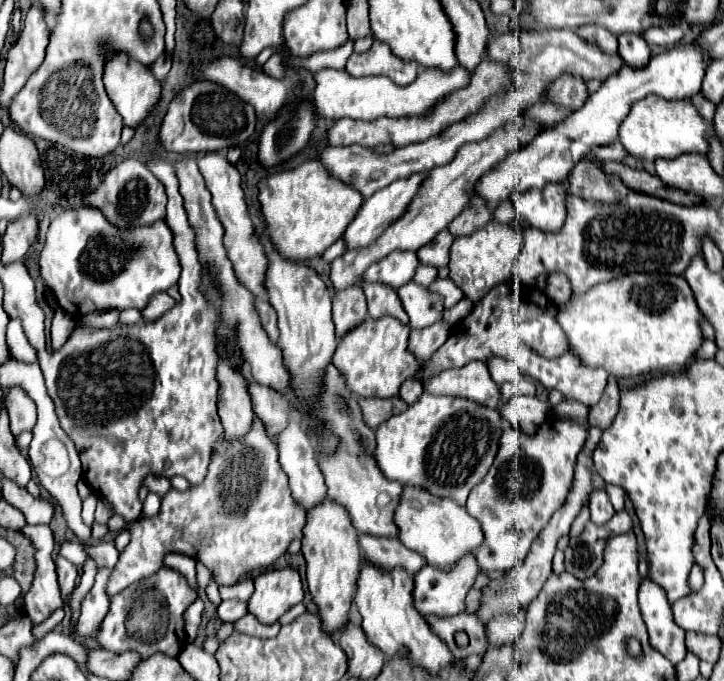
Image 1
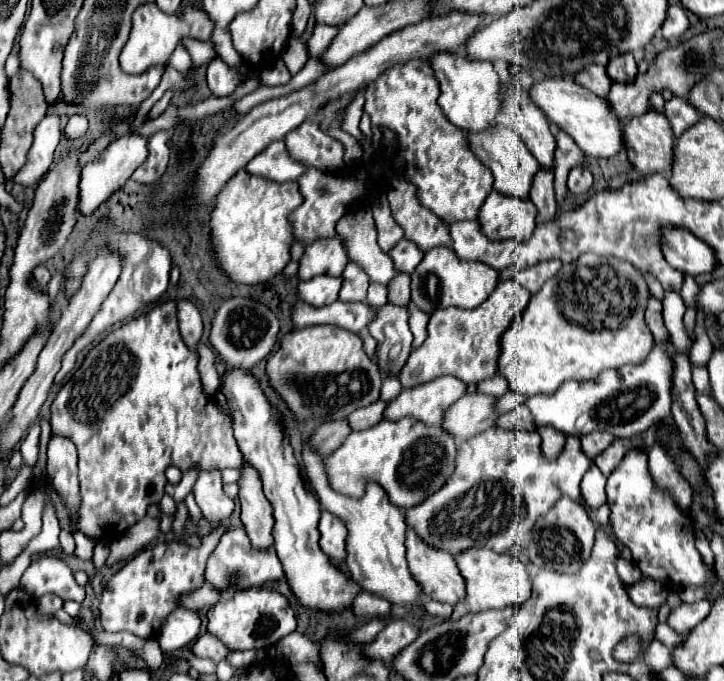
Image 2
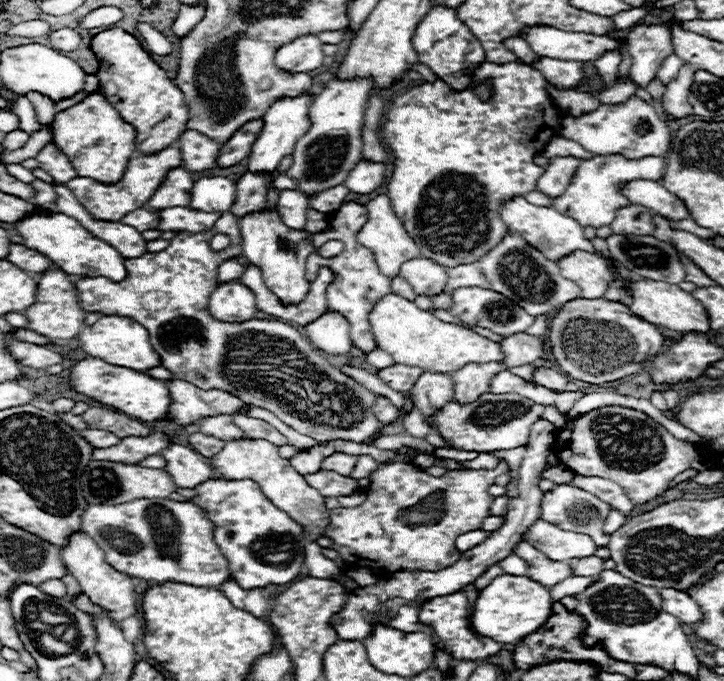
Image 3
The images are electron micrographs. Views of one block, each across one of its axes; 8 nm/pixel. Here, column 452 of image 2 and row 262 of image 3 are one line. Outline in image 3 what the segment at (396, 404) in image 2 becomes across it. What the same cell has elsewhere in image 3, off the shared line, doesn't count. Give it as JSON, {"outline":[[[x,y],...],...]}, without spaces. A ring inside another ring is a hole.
{"outline":[[[378,194],[370,202],[366,202],[366,210],[368,210],[368,222],[360,228],[356,240],[362,246],[370,248],[374,252],[374,256],[376,256],[378,266],[382,268],[382,272],[386,272],[386,276],[394,278],[398,274],[398,268],[402,266],[402,260],[410,260],[410,256],[420,256],[420,250],[414,244],[414,240],[408,236],[406,228],[398,220],[398,216],[394,214],[390,198],[386,194]]]}

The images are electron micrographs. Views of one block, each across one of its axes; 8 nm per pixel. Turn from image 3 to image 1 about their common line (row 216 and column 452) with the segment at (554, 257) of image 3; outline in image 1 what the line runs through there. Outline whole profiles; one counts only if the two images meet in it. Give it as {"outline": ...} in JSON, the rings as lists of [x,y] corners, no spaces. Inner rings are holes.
{"outline":[[[410,486],[404,488],[404,498],[396,508],[396,524],[400,526],[400,542],[408,550],[418,552],[428,566],[436,566],[444,572],[450,572],[462,556],[474,554],[476,548],[480,548],[480,544],[484,542],[480,524],[464,510],[464,506],[458,506],[448,498],[436,498],[426,490],[416,490]]]}

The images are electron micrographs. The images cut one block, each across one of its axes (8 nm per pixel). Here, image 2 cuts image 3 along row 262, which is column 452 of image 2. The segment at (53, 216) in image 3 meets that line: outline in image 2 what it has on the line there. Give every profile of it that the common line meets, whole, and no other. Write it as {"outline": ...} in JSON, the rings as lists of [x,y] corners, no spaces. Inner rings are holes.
{"outline":[[[450,52],[434,54],[430,58],[436,78],[440,82],[438,104],[444,116],[464,132],[486,132],[498,122],[496,116],[502,110],[502,82],[490,62],[468,60],[466,56],[456,56]]]}

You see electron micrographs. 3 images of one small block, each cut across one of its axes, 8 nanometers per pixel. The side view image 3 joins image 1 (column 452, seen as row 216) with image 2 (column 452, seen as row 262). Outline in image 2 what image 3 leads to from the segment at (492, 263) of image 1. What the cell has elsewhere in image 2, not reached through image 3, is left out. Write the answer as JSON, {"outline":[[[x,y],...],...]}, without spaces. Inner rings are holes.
{"outline":[[[432,248],[424,252],[422,262],[410,274],[412,302],[426,314],[432,314],[436,308],[448,308],[448,306],[476,308],[496,288],[496,282],[498,282],[496,270],[480,262],[460,260],[452,248]]]}

